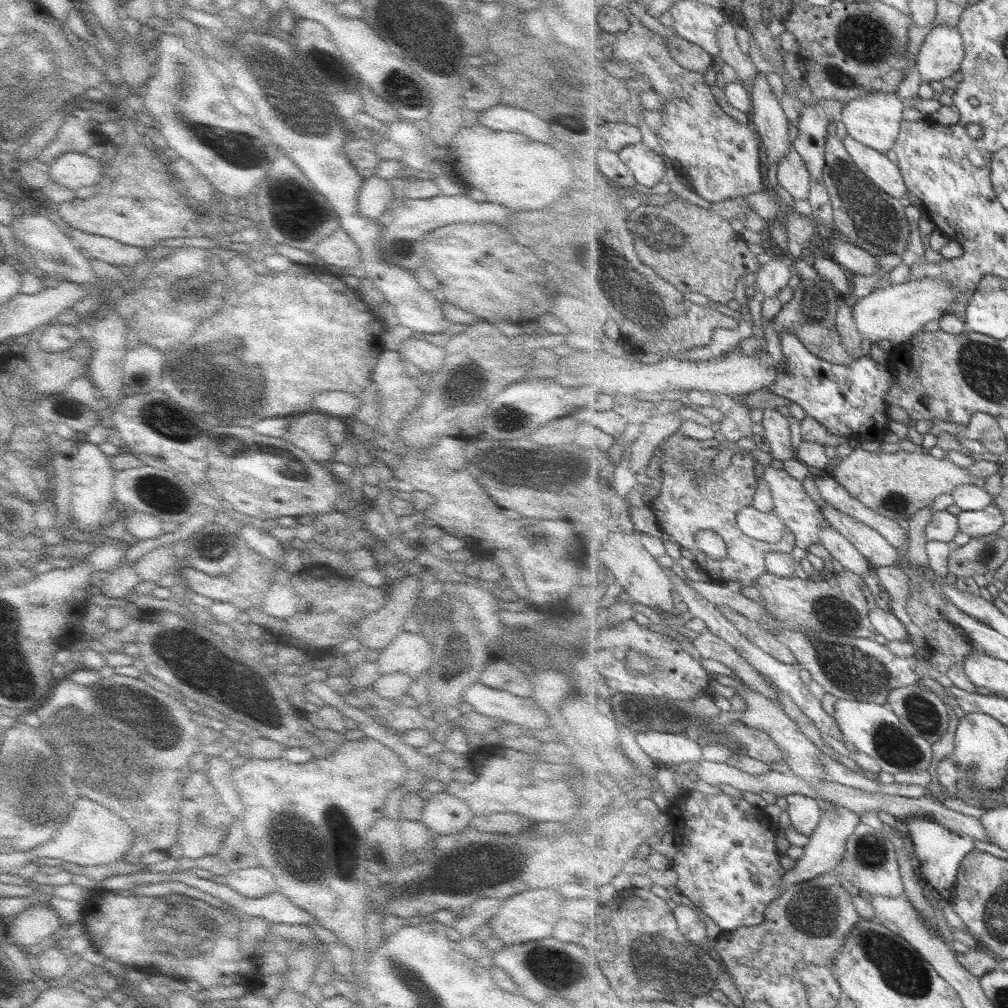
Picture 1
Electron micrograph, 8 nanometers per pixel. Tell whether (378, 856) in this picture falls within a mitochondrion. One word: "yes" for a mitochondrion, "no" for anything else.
no

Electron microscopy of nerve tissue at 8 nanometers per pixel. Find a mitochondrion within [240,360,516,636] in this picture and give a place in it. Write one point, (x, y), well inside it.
(457, 393)

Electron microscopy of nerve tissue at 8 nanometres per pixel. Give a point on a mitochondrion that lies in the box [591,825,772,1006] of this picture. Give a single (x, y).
(662, 966)

